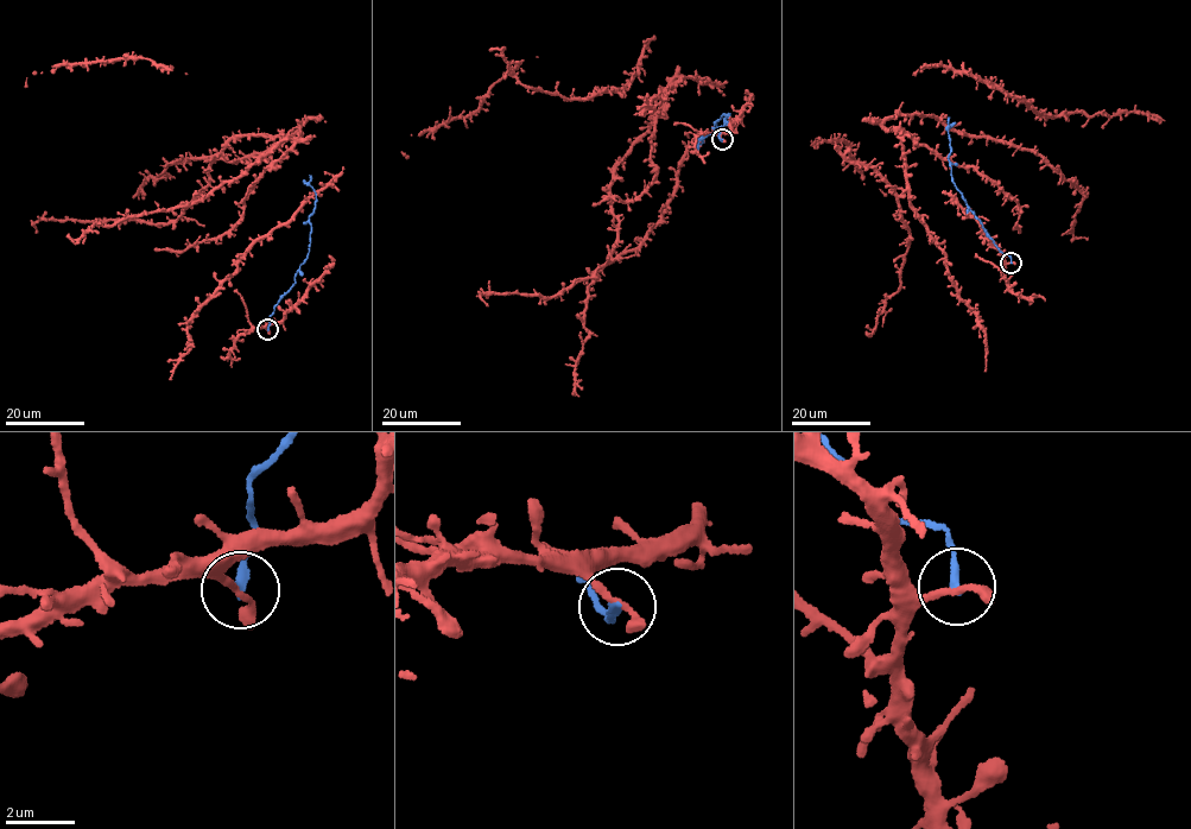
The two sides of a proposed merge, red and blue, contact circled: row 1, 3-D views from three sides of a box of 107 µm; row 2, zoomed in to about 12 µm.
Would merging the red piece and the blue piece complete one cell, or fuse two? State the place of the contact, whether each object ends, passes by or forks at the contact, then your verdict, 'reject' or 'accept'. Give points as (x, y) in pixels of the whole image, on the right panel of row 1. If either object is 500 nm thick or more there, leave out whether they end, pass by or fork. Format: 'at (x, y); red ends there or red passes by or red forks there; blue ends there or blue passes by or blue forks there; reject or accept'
at (1011, 263); red passes by; blue ends there; reject

